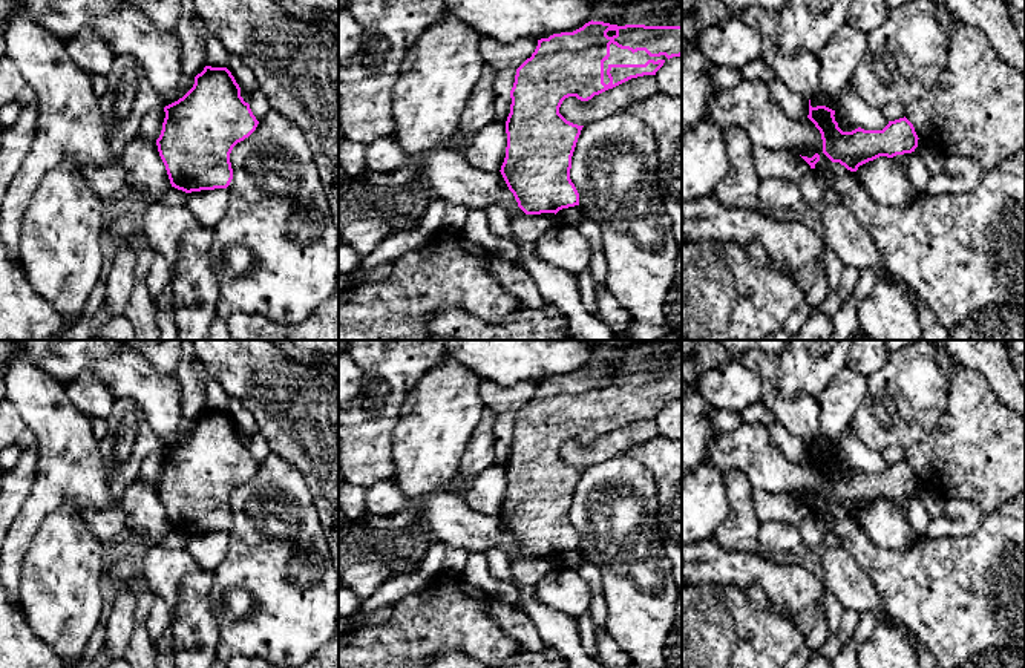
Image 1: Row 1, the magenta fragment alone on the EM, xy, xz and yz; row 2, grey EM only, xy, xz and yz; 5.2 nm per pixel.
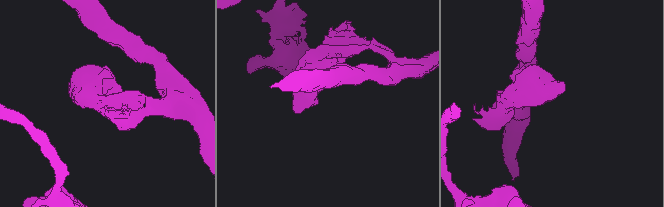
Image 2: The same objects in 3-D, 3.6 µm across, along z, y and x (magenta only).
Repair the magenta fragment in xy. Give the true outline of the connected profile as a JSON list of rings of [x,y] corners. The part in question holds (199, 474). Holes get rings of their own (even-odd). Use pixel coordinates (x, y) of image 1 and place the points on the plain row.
[[[205,409],[195,420],[193,431],[164,450],[165,461],[156,483],[172,530],[185,536],[227,532],[233,522],[230,496],[248,481],[259,464],[241,440],[241,431],[227,411]]]

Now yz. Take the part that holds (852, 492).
[[[811,449],[807,461],[821,476],[823,496],[832,504],[840,506],[850,515],[879,499],[893,501],[912,496],[918,490],[918,478],[913,467],[904,460],[889,467],[883,473],[843,475],[835,464],[835,454],[826,449]]]

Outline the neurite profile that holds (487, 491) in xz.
[[[493,463],[480,472],[463,493],[464,501],[481,513],[501,513],[506,501],[507,476],[506,467]]]

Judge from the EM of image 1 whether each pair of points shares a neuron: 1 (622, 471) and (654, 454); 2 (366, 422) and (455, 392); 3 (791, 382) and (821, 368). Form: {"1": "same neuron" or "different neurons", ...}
{"1": "different neurons", "2": "different neurons", "3": "same neuron"}

